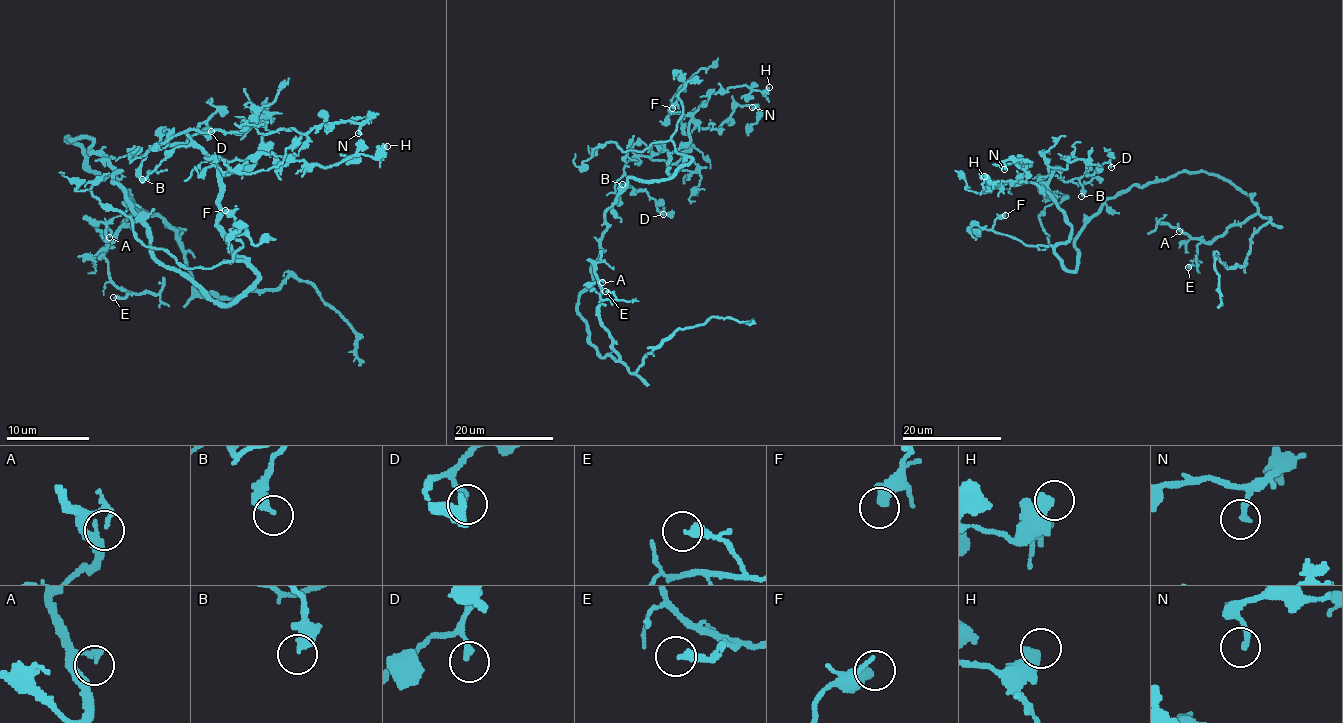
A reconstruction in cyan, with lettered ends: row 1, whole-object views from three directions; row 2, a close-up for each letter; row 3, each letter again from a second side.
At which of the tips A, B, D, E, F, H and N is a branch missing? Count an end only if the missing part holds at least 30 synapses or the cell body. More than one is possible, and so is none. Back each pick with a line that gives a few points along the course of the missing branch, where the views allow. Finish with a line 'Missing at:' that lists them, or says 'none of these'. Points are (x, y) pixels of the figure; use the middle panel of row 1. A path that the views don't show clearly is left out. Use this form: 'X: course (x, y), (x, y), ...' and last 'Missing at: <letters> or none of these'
Missing at: none of these

